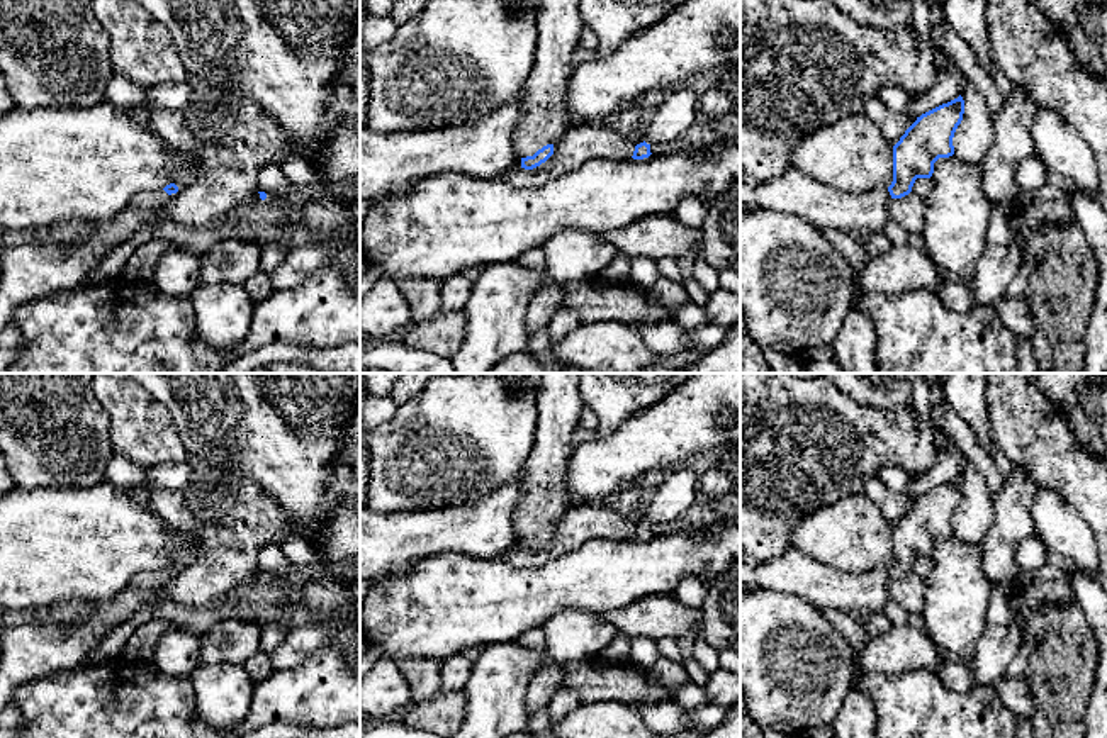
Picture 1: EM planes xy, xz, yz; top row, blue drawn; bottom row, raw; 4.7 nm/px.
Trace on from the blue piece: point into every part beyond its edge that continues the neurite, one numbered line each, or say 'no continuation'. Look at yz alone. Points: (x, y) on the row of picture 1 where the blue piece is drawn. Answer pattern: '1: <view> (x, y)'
1: yz (856, 212)

